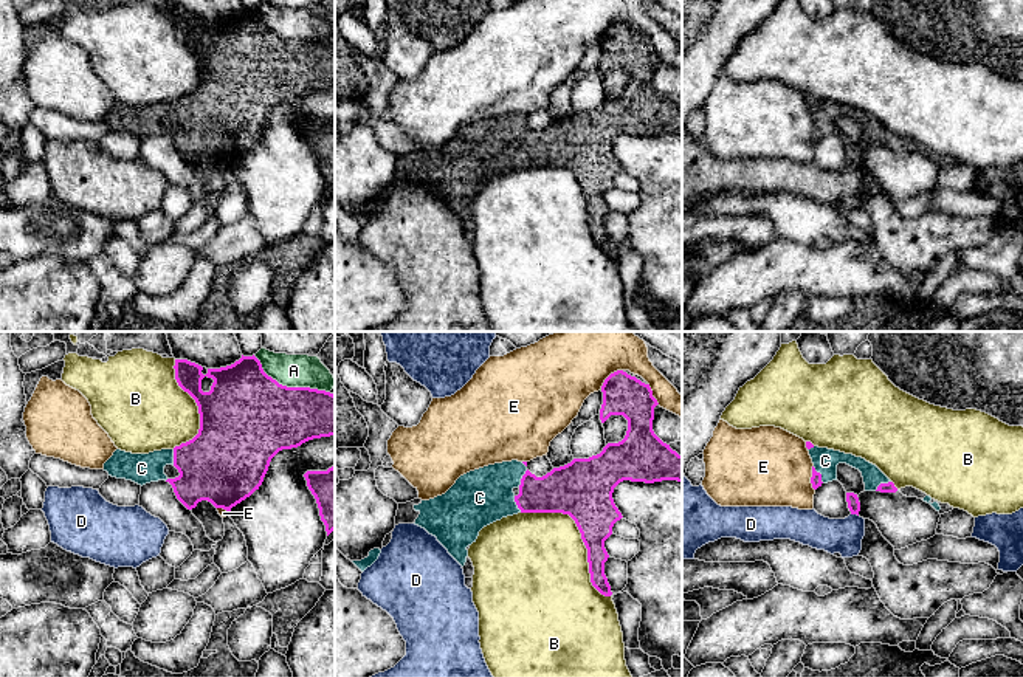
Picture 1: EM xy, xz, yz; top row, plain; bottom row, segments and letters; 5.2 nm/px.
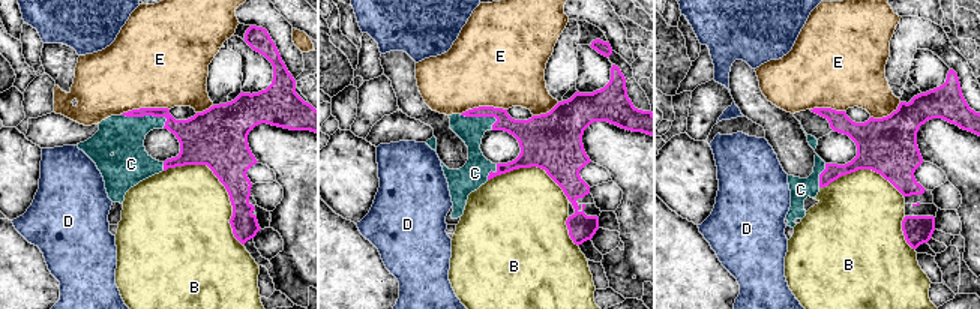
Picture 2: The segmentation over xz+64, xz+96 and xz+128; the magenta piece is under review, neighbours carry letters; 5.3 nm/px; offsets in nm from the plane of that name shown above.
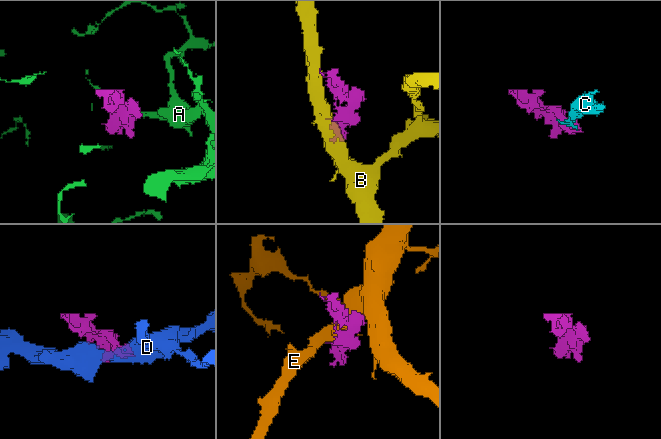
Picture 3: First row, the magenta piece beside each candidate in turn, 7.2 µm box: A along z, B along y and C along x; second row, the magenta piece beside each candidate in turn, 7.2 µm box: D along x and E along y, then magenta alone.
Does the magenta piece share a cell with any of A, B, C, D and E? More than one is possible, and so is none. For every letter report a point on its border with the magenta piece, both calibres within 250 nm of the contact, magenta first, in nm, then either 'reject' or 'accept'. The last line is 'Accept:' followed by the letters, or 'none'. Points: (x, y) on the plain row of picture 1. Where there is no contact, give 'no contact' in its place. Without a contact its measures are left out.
A: meets magenta in xy at (289, 41); 460 nm thick on the magenta side, 180 nm on the other; reject
B: meets magenta in xz at (582, 188); 300 nm thick on the magenta side, 480 nm on the other; reject
C: meets magenta in yz at (820, 127); 60 nm thick on the magenta side, 130 nm on the other; accept
D: meets magenta in yz at (854, 166); 60 nm thick on the magenta side, 180 nm on the other; reject
E: meets magenta in xz at (608, 30); 220 nm thick on the magenta side, 340 nm on the other; reject
Accept: C

